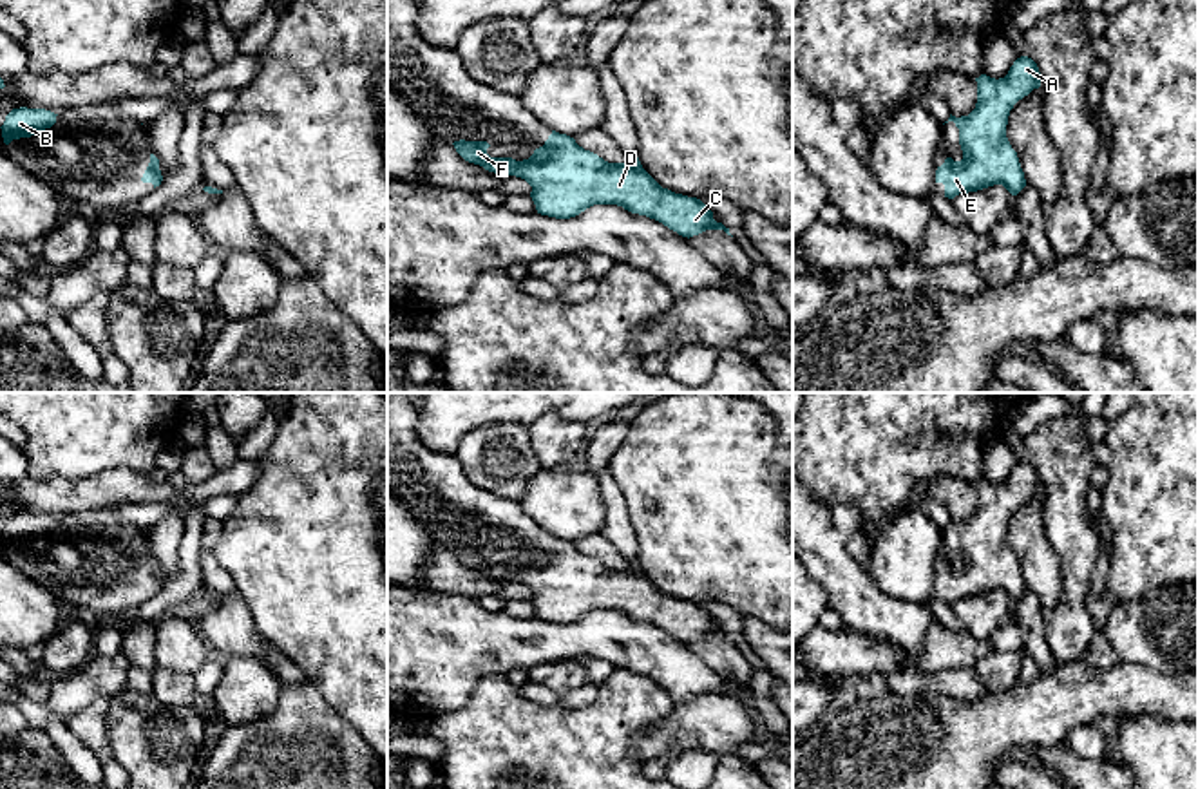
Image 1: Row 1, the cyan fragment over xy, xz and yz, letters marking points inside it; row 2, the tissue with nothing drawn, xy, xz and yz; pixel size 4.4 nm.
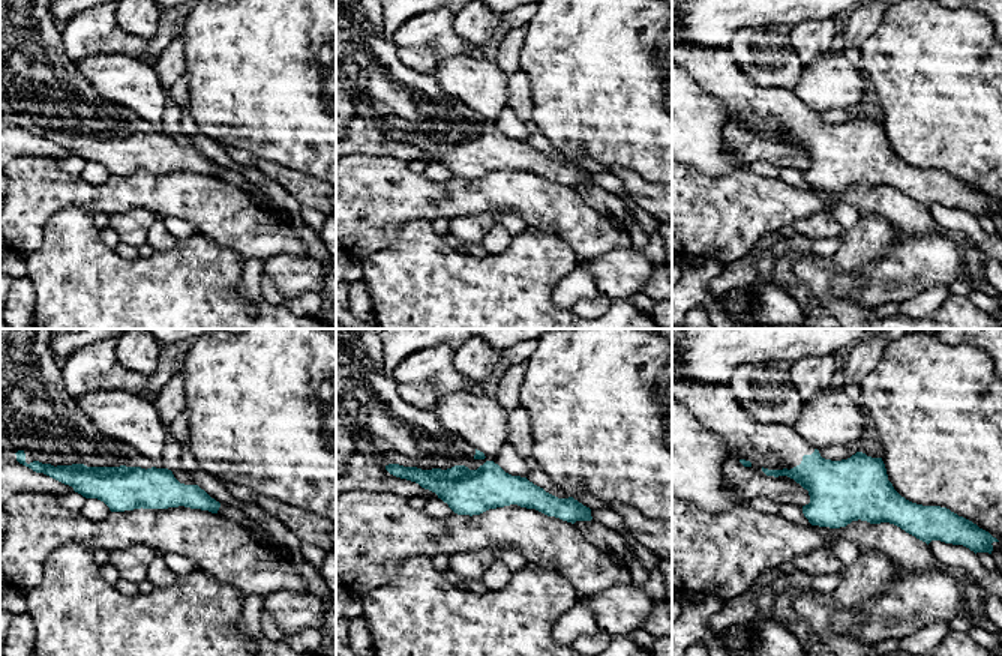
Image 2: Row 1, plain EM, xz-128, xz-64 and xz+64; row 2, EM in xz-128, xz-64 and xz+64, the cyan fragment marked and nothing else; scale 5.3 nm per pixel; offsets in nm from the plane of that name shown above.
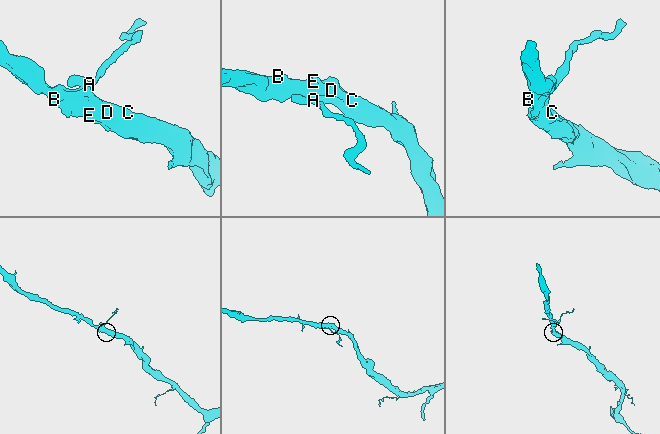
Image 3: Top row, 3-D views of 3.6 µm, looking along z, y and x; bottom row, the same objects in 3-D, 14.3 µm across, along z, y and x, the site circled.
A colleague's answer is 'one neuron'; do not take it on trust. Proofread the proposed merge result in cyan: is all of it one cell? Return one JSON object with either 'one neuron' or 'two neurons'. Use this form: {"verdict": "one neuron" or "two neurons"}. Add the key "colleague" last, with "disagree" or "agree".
{"verdict": "one neuron", "colleague": "agree"}

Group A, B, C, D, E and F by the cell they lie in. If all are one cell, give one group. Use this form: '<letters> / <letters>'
A B C D E F

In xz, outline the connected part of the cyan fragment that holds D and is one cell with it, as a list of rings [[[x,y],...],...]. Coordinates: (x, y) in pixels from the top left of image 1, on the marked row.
[[[556,130],[523,161],[490,157],[487,141],[460,139],[452,145],[469,163],[525,179],[532,186],[530,197],[541,215],[570,219],[594,204],[617,204],[655,219],[688,239],[706,230],[724,230],[731,235],[700,199],[662,188],[642,168],[635,152],[628,154],[624,163],[608,163]]]

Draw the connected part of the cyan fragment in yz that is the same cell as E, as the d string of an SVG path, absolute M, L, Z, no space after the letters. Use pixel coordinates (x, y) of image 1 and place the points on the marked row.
M1021 56L1004 78L981 74L977 81L977 103L968 116L950 118L959 128L963 159L946 157L936 170L936 183L945 185L945 197L977 192L1003 185L1012 195L1024 186L1024 172L1017 152L1006 138L1008 116L1013 105L1041 87L1037 63Z

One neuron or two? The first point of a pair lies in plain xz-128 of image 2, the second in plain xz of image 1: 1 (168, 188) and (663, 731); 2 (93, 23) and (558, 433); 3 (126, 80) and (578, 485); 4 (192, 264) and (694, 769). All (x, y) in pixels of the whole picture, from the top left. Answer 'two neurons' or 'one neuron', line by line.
1: two neurons
2: two neurons
3: one neuron
4: two neurons

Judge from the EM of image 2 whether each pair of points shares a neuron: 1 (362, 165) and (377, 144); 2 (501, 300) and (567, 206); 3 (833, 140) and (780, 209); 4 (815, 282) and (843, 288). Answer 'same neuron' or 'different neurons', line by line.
1: different neurons
2: different neurons
3: different neurons
4: different neurons

